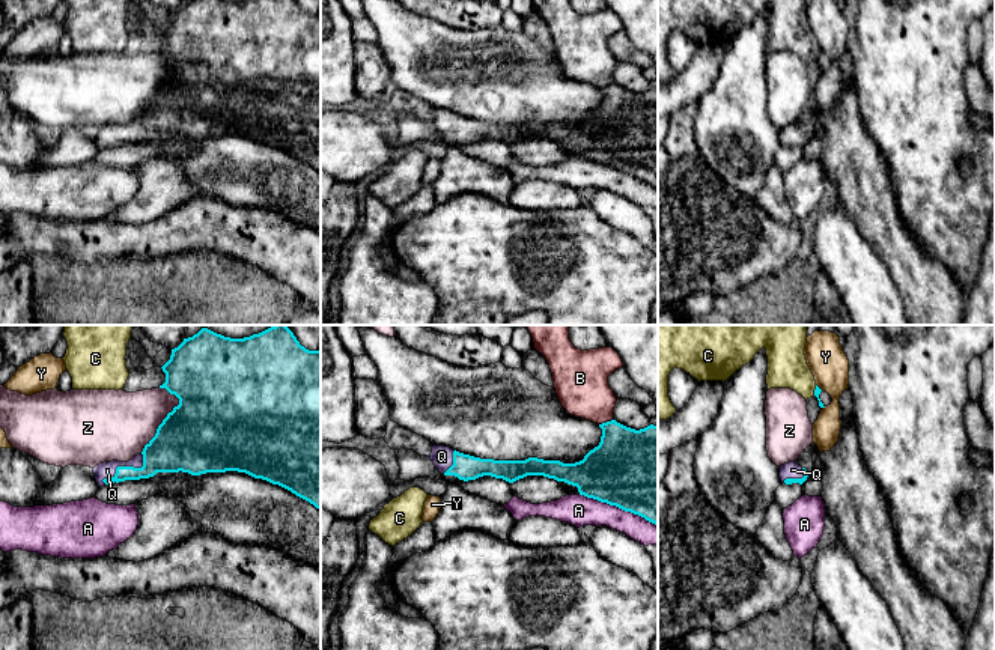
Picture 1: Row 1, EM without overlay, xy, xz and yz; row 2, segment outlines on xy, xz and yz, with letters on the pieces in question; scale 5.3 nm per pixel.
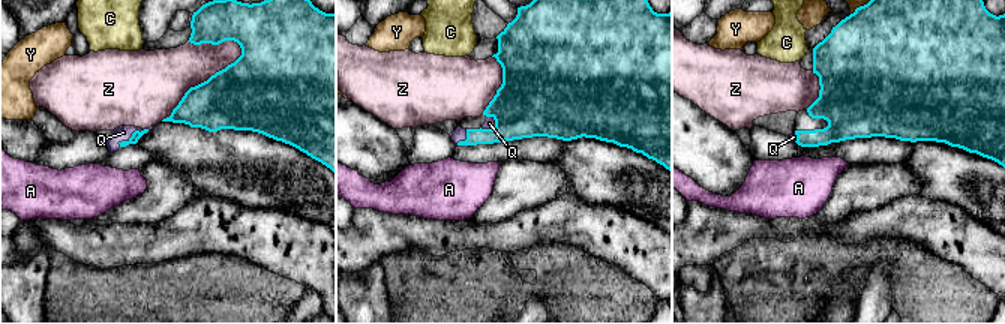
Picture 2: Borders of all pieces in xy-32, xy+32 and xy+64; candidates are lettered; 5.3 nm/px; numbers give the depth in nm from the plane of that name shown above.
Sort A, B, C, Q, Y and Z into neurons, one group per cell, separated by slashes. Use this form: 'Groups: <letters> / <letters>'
Groups: A / B / C / Q / Y / Z

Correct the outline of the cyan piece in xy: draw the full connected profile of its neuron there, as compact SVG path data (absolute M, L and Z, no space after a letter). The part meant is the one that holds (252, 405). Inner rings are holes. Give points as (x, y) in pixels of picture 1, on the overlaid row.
M274 325L259 334L244 339L230 339L208 328L202 328L197 334L184 339L178 348L172 349L170 360L161 369L166 373L166 382L160 385L160 388L166 388L170 394L175 394L179 399L179 405L167 414L158 426L155 436L145 445L140 454L134 456L128 462L111 460L99 463L93 468L95 480L99 488L108 483L149 478L157 472L182 471L191 475L200 475L206 472L238 471L254 478L262 478L272 484L278 484L321 510L321 349L309 351L301 346L286 325Z

